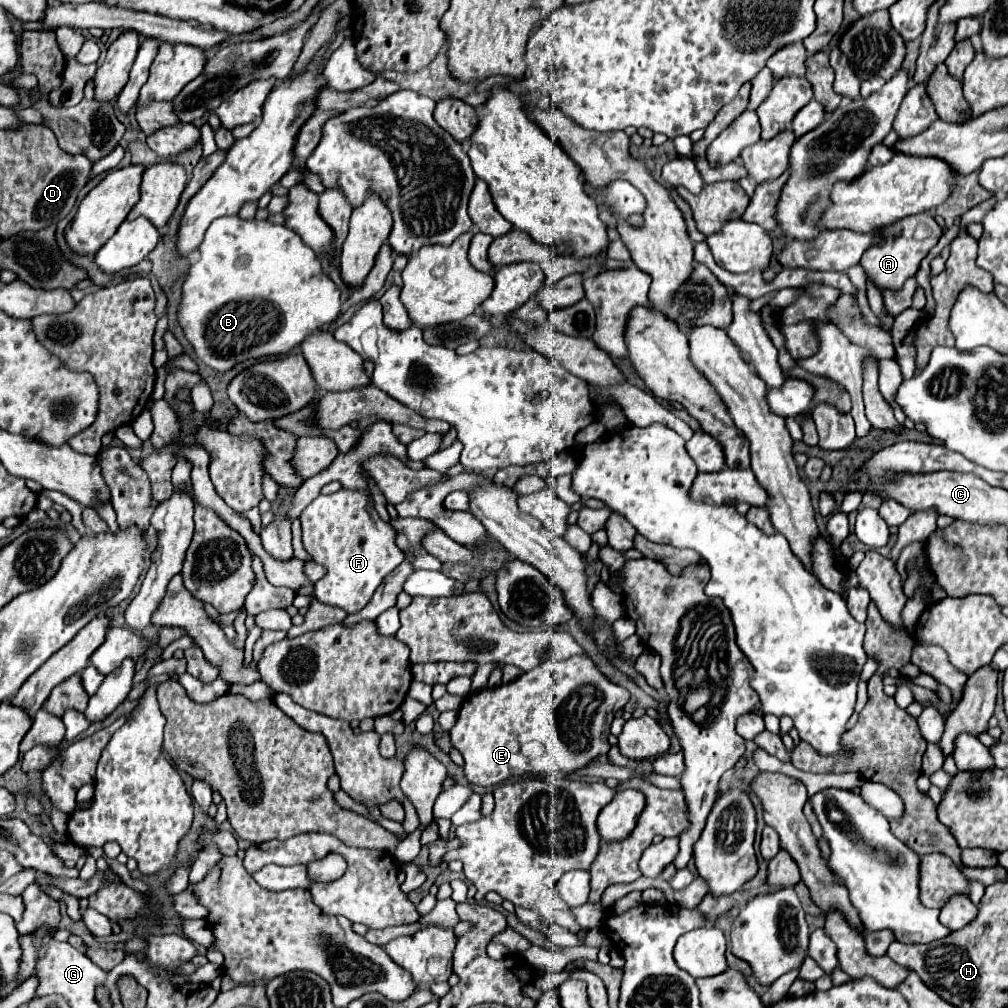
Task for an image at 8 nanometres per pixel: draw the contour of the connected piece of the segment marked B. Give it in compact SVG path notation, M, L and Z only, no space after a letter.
M238 215L232 217L220 217L216 219L208 231L206 237L200 245L200 261L196 261L194 265L190 265L188 275L184 279L182 285L182 295L180 295L180 305L178 305L178 325L184 331L184 337L190 341L190 345L196 351L198 361L206 363L208 367L216 369L216 371L230 371L234 365L246 361L246 359L262 359L262 357L278 357L278 355L288 355L294 347L298 347L308 335L312 335L314 331L330 325L336 321L336 317L340 315L340 297L342 291L340 287L328 277L328 273L322 269L320 259L316 257L314 251L310 251L310 247L302 241L302 237L298 233L294 233L292 229L284 227L284 225L274 225L270 221L258 221L258 219L242 219Z

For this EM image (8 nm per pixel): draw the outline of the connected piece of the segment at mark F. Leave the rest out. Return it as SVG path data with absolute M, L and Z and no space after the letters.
M340 489L332 495L318 495L300 513L300 525L302 525L304 549L312 555L316 563L328 569L328 575L316 583L316 597L322 603L342 607L346 613L360 611L370 601L370 595L374 595L384 577L404 561L404 553L394 543L394 529L380 519L380 515L370 503L368 493L362 489Z

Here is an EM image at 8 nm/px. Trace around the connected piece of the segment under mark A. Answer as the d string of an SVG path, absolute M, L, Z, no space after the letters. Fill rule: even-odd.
M910 215L910 219L900 219L900 223L892 223L880 229L882 237L886 237L882 243L876 243L868 247L860 259L860 265L866 271L866 277L870 277L880 289L900 289L908 277L914 277L920 261L928 255L928 251L938 243L942 235L942 227L934 221L932 215ZM916 227L918 227L918 239L916 239Z

